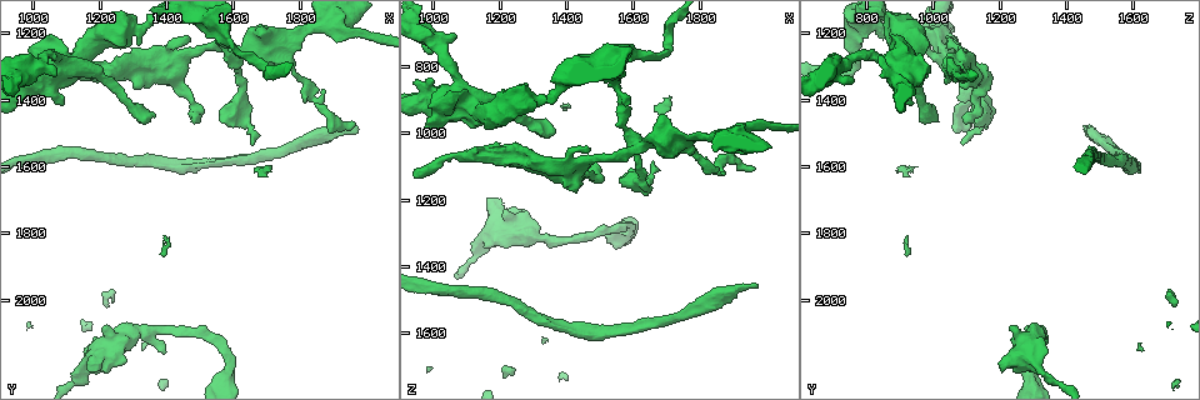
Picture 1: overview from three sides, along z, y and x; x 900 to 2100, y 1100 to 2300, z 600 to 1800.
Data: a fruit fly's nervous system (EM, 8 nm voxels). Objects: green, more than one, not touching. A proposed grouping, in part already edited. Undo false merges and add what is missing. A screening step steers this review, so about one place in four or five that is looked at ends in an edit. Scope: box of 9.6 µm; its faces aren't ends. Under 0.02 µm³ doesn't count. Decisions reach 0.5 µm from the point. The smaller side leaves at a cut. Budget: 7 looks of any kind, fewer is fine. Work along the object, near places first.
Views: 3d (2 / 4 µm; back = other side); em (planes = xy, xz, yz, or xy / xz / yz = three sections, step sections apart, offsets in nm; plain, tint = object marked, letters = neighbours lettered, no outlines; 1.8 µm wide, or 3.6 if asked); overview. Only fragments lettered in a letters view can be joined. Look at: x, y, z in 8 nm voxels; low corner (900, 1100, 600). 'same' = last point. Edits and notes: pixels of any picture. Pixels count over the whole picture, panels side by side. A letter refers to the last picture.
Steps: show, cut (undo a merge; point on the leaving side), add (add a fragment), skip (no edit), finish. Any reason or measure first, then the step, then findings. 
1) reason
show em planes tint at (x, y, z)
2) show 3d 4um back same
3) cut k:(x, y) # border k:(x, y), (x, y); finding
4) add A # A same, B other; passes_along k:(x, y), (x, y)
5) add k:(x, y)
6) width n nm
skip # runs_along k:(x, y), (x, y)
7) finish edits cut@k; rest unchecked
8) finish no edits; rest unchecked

show em xz step 8 letters at (1610, 1260, 1030)

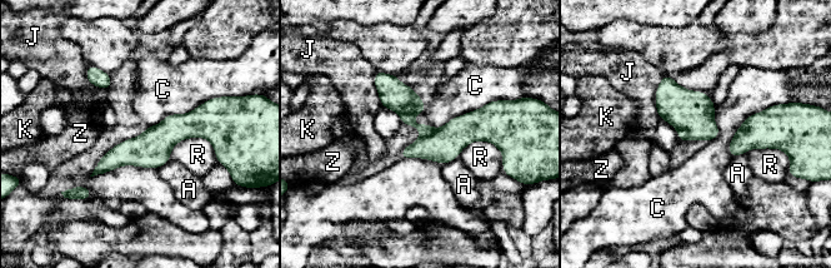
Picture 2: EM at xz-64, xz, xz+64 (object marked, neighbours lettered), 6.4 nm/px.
cut 2:(444, 145) # A other, C other, J other, K other, R other, Z other; part_leaving 2:(215, 132), (171, 129), (98, 170); a second neuron is stuck on

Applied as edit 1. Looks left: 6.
show em planes letters at (1160, 2210, 1210)

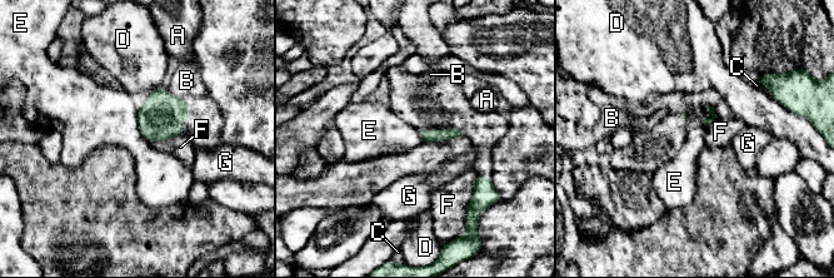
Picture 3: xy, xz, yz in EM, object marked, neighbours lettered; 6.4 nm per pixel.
skip # A other, B other, C other, D other, E other, F other, G other; border 3:(136, 109), (139, 133), (149, 143); no lettered fragment goes on from it

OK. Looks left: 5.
thick turns thin
show em 3.6um planes letters at (1070, 1280, 880)

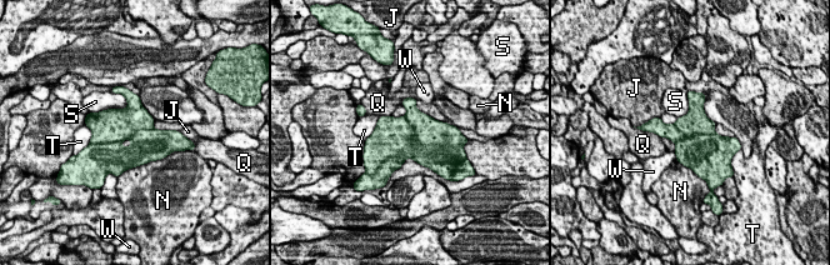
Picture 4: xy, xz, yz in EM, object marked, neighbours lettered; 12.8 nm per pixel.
width 600 nm
skip # J other, N other, Q other, S other, T other, W other; border 4:(128, 101), (124, 108), (93, 113); continuous, no second neuron

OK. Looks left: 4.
finish edits cut@2; rest unchecked

